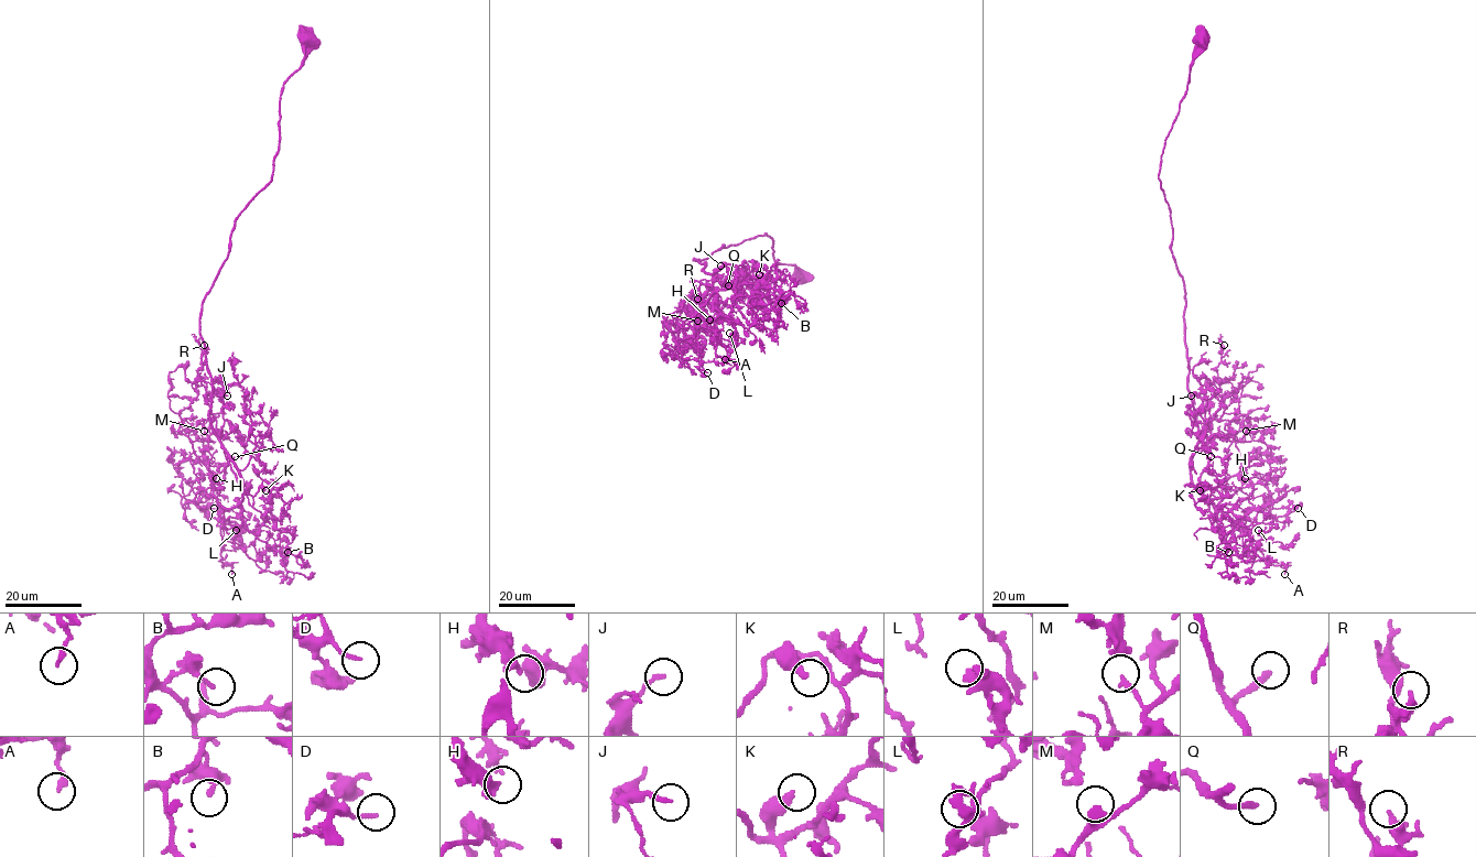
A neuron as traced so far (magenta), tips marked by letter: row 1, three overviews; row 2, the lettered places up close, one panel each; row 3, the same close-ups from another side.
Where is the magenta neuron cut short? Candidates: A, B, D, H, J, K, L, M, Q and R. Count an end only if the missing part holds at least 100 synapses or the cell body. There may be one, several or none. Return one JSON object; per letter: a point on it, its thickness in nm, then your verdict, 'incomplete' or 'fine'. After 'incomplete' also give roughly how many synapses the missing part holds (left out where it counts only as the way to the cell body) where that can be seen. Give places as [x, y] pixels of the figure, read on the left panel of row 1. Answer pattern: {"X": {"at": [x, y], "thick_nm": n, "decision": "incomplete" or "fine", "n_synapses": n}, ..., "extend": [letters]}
{"A": {"at": [231, 574], "thick_nm": 190, "decision": "fine"}, "B": {"at": [288, 552], "thick_nm": 180, "decision": "fine"}, "D": {"at": [214, 508], "thick_nm": 140, "decision": "fine"}, "H": {"at": [216, 478], "thick_nm": 340, "decision": "fine"}, "J": {"at": [227, 396], "thick_nm": 180, "decision": "fine"}, "K": {"at": [266, 490], "thick_nm": 360, "decision": "fine"}, "L": {"at": [236, 530], "thick_nm": 440, "decision": "fine"}, "M": {"at": [204, 431], "thick_nm": 140, "decision": "fine"}, "Q": {"at": [235, 456], "thick_nm": 260, "decision": "incomplete", "n_synapses": 250}, "R": {"at": [204, 345], "thick_nm": 320, "decision": "fine"}, "extend": ["Q"]}

